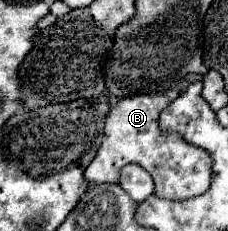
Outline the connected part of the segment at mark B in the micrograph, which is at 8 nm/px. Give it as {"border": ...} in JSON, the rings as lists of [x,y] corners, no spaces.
{"border":[[[169,89],[163,93],[147,93],[121,99],[107,115],[103,143],[95,159],[85,169],[85,179],[89,183],[117,183],[123,165],[141,165],[155,181],[155,195],[171,201],[189,199],[201,195],[211,185],[211,157],[205,149],[185,143],[177,133],[163,133],[159,129],[161,111],[179,95],[181,91]]]}

